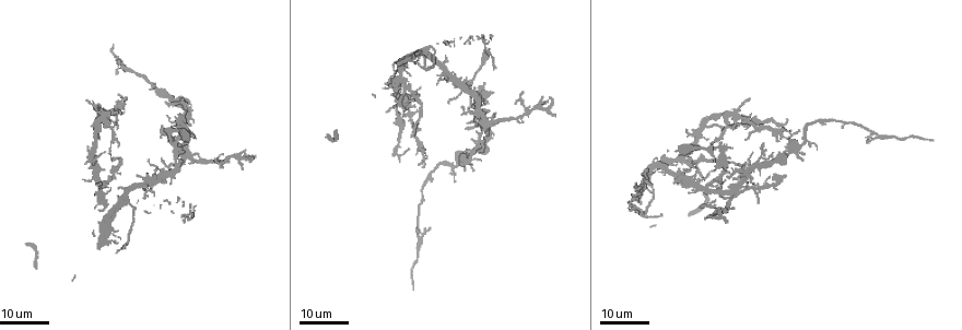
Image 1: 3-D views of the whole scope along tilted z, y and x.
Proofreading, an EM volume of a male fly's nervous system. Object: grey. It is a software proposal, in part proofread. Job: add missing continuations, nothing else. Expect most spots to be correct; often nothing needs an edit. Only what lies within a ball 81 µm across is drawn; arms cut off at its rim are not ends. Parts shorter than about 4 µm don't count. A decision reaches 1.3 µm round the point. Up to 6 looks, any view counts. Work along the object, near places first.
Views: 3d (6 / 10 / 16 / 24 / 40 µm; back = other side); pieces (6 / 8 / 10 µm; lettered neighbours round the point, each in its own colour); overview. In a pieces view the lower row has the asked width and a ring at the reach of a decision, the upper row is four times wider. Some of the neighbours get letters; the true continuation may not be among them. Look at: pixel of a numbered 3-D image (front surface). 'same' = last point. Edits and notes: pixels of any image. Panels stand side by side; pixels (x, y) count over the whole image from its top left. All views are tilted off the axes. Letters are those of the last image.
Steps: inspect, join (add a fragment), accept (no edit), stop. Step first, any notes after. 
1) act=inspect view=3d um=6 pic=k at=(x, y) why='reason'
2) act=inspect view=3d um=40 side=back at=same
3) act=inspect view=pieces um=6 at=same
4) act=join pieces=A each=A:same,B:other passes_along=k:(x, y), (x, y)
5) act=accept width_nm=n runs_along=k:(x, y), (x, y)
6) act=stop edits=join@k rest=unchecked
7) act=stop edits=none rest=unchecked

act=inspect view=3d um=16 pic=1 at=(164, 101) why='free end'

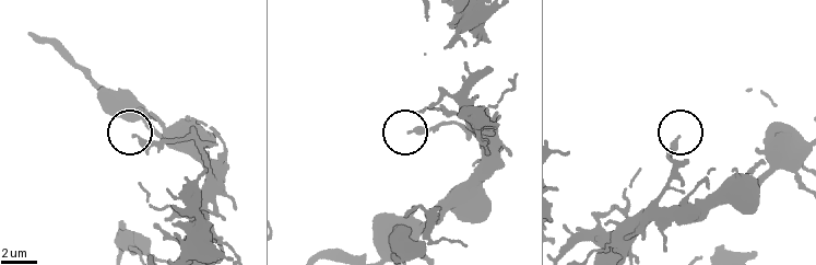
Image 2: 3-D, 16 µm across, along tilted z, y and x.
act=inspect view=pieces um=10 pic=2 at=(412, 129) why='see the neighbours'

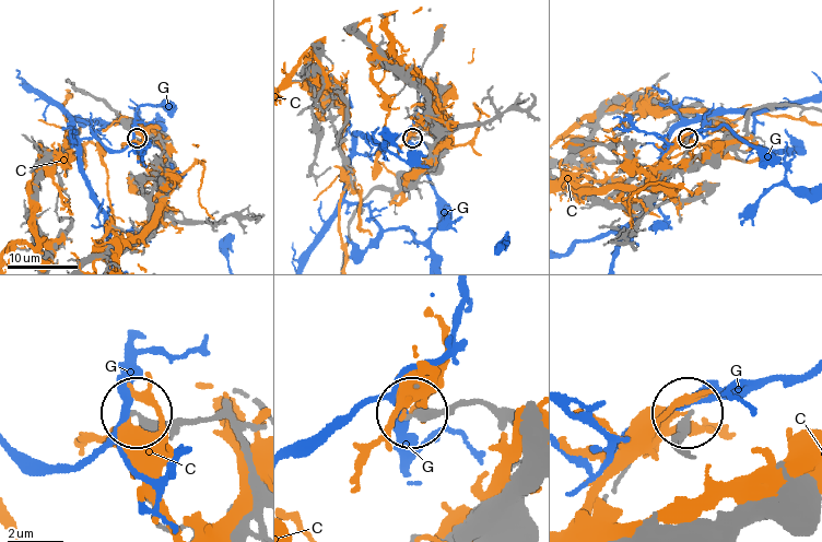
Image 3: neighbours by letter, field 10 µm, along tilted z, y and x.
act=accept width_nm=270 each=C:other,G:other found='no lettered fragment goes on from it'

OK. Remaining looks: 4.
act=inspect view=3d um=24 pic=1 at=(117, 96) why='thin end'

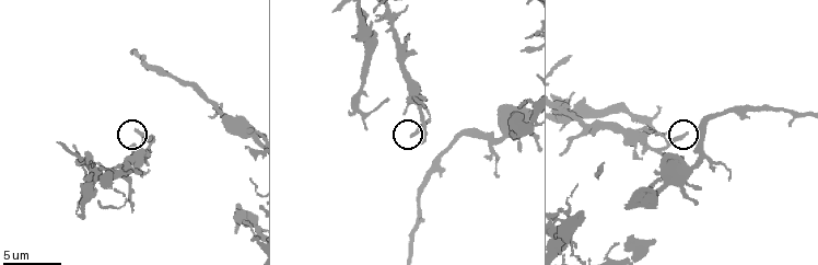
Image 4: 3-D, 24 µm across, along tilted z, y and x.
act=inspect view=pieces um=6 pic=4 at=(410, 137)

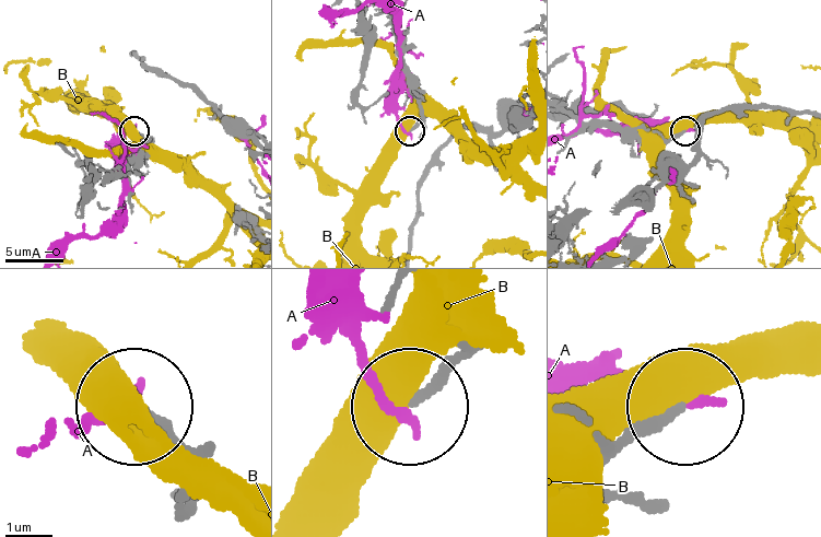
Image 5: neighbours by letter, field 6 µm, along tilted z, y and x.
act=accept width_nm=180 each=A:other,B:other runs_along=5:(462, 358), (411, 406) found='no lettered fragment goes on from it'

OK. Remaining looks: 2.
act=inspect view=pieces um=8 pic=4 at=(694, 204) why='free end'

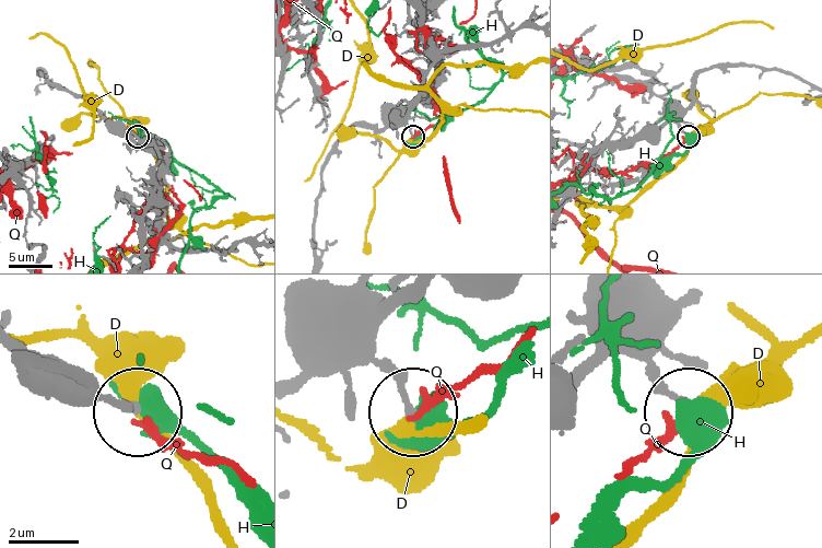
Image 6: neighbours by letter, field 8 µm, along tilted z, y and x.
act=accept each=D:other,H:other,Q:other found='no lettered fragment goes on from it'

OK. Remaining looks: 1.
act=stop edits=none rest=unchecked

